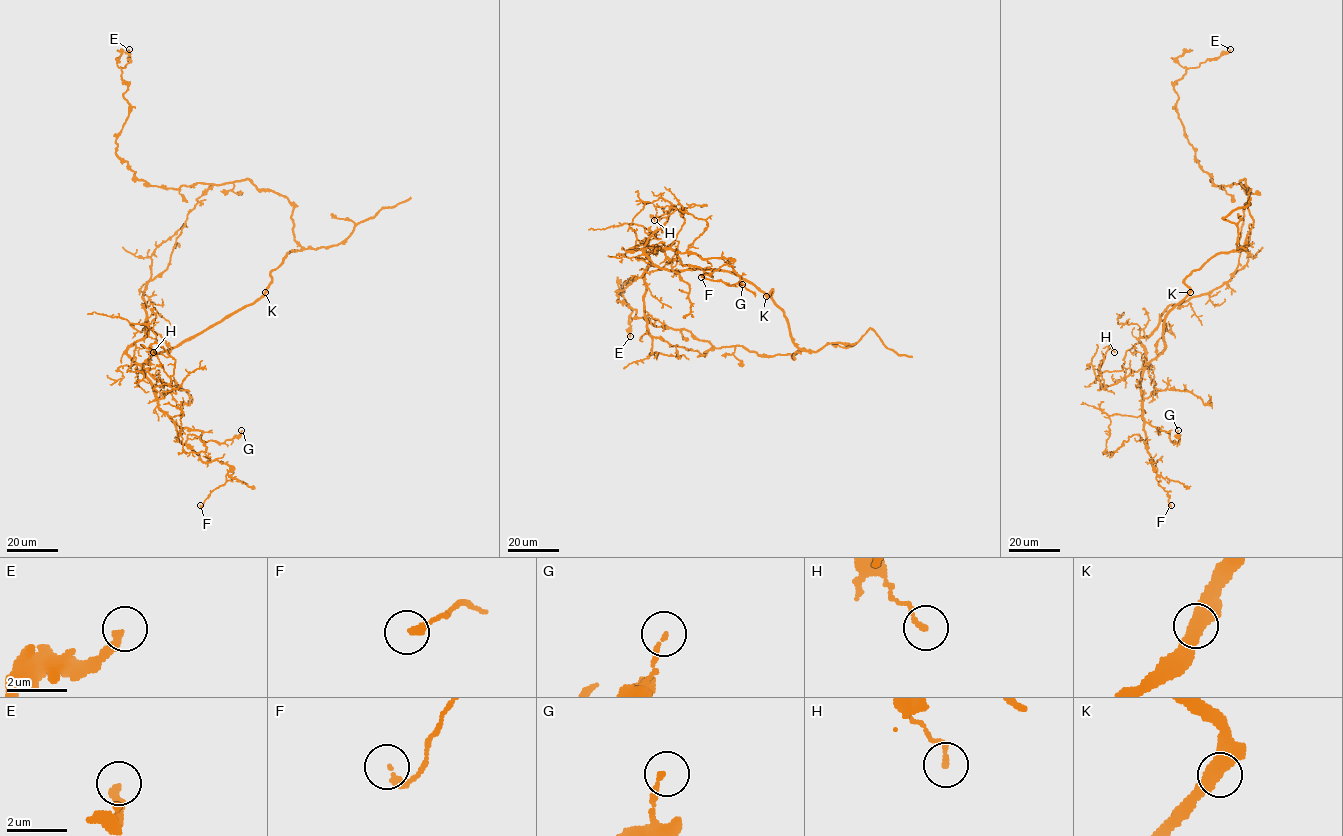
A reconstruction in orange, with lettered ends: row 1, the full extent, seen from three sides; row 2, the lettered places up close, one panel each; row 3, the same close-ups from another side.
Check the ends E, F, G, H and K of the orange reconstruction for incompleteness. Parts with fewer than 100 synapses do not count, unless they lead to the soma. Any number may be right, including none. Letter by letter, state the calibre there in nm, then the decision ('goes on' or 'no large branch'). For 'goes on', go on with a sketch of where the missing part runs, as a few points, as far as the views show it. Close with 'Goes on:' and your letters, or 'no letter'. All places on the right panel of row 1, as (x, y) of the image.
E: 300 nm thick; no large branch
F: 240 nm thick; no large branch
G: 120 nm thick; no large branch
H: 170 nm thick; no large branch
K: 480 nm thick; no large branch
Goes on: no letter

